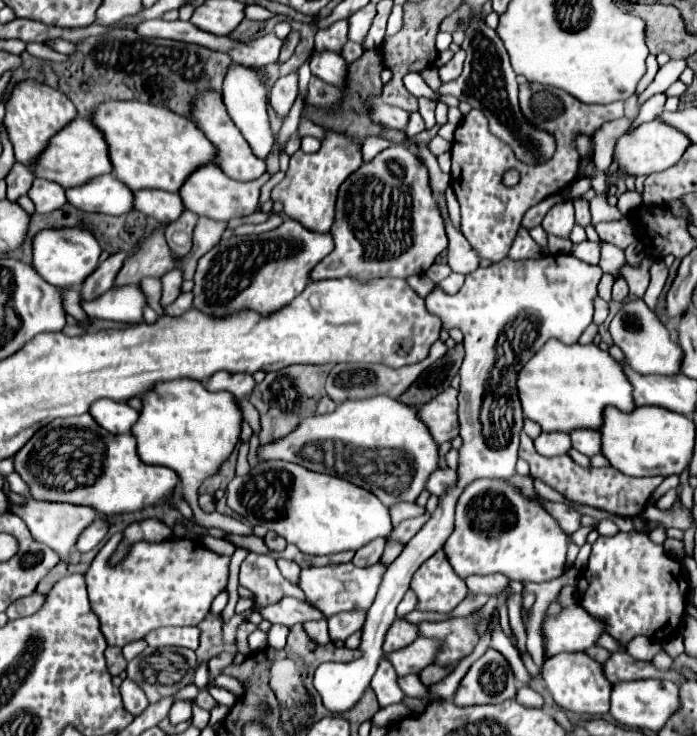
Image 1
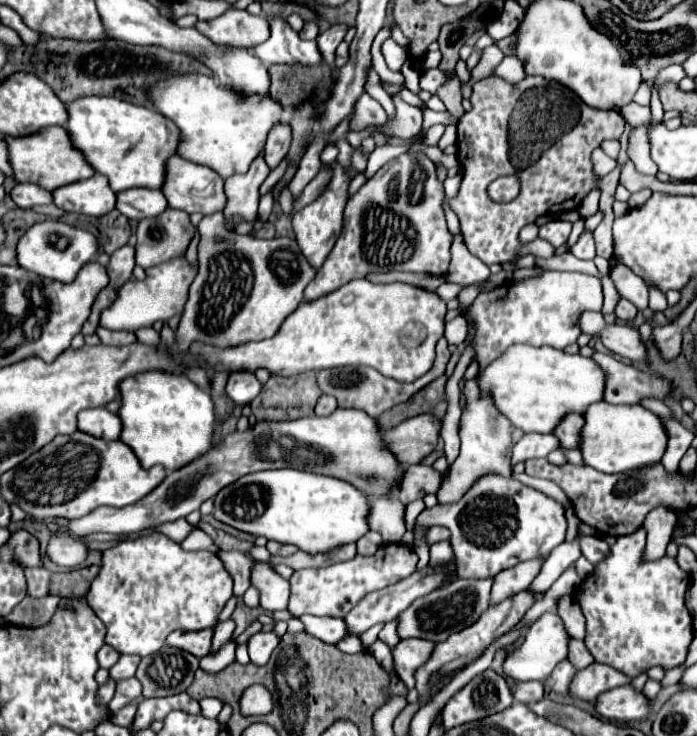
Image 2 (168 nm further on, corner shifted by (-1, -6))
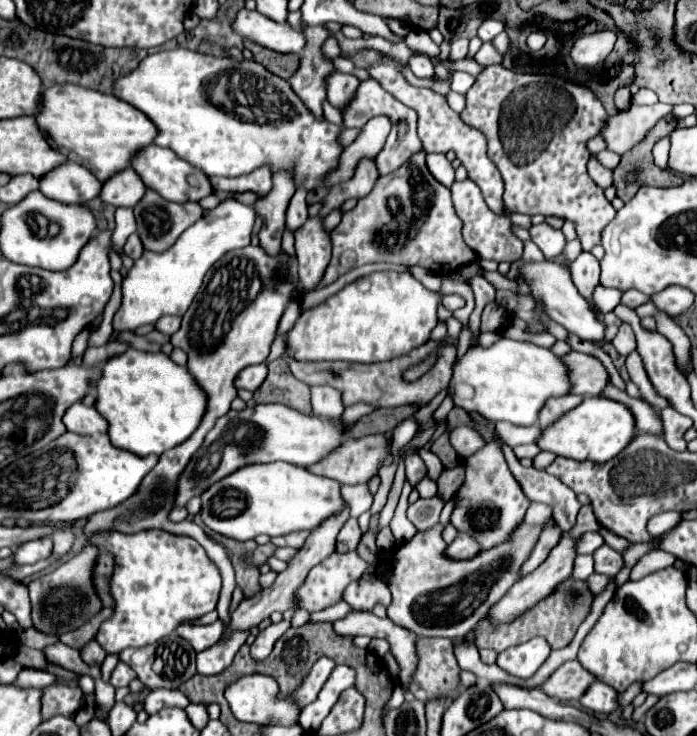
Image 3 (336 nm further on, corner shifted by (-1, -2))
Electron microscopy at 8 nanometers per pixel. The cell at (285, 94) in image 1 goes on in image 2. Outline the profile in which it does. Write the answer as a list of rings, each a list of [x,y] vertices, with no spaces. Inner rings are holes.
[[[277,122],[269,134],[267,134],[267,144],[265,144],[265,162],[269,164],[269,168],[273,170],[283,156],[289,152],[291,146],[291,126],[289,122]]]

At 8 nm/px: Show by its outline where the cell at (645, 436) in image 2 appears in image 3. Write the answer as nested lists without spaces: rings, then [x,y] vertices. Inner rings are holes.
[[[585,398],[579,406],[575,406],[571,412],[565,412],[559,420],[555,420],[551,426],[543,428],[537,436],[535,444],[541,450],[553,452],[557,456],[573,458],[573,460],[593,460],[593,462],[605,462],[617,456],[629,444],[629,440],[635,434],[633,414],[619,402],[613,402],[609,398]]]

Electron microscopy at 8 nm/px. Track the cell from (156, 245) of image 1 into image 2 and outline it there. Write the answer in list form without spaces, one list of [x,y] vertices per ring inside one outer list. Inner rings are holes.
[[[169,208],[161,216],[141,220],[137,226],[135,264],[151,268],[173,258],[183,258],[197,228],[189,222],[187,212]]]

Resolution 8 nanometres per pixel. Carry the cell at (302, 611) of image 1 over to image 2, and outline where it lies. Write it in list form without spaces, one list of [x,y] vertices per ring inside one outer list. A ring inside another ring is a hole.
[[[297,616],[297,620],[303,622],[305,632],[327,642],[337,644],[341,638],[345,638],[345,622],[341,618],[319,618],[319,616]]]

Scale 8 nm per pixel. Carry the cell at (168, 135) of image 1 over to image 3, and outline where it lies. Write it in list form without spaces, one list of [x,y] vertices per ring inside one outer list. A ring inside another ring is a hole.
[[[55,84],[43,90],[35,120],[51,148],[61,152],[67,160],[87,168],[101,182],[127,168],[131,154],[151,144],[153,136],[157,136],[153,122],[131,104],[113,94],[103,94],[77,84]]]

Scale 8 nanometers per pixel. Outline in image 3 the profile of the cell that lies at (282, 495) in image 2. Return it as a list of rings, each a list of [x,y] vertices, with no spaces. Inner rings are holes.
[[[249,464],[211,484],[201,494],[199,514],[207,528],[225,538],[245,542],[259,534],[283,536],[299,530],[313,530],[325,516],[339,512],[343,504],[339,488],[337,480],[313,476],[305,468],[293,464]]]

